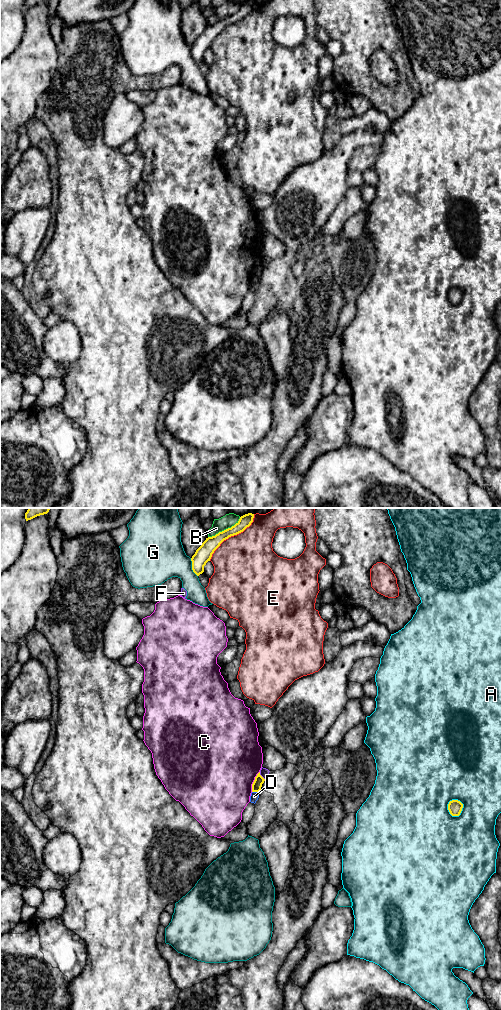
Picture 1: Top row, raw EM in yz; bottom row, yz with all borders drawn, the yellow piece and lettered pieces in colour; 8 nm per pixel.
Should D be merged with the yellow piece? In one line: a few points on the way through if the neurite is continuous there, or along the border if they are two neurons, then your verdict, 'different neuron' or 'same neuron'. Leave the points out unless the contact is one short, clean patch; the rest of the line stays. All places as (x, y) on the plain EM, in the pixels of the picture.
along yz (252, 279), (258, 280) | different neuron

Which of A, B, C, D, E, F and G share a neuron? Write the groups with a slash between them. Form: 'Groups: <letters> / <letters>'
Groups: A / B / C D / E / F G

